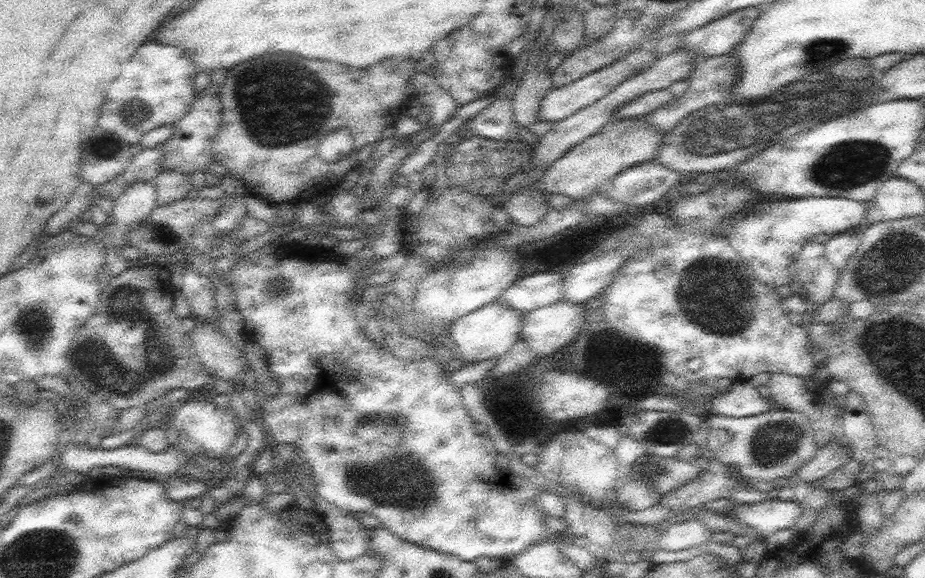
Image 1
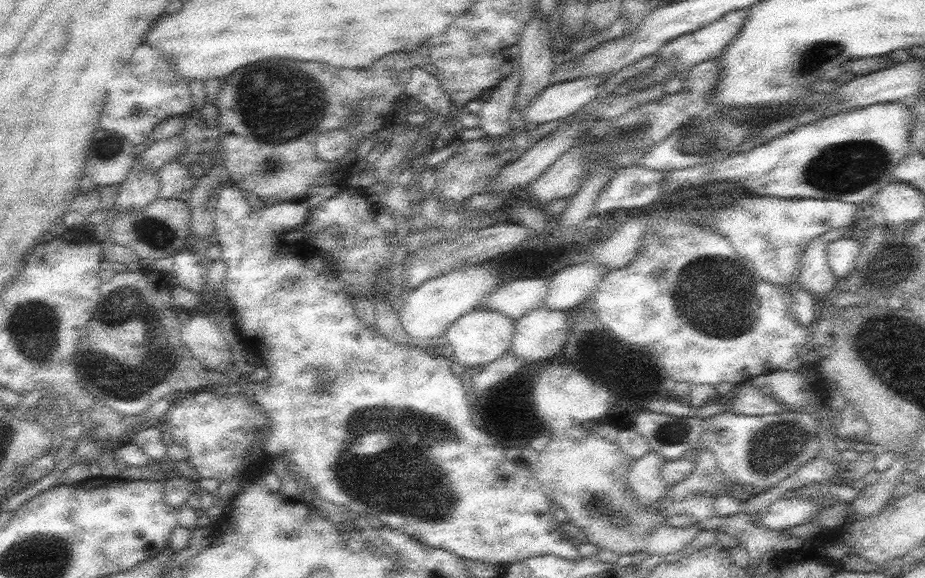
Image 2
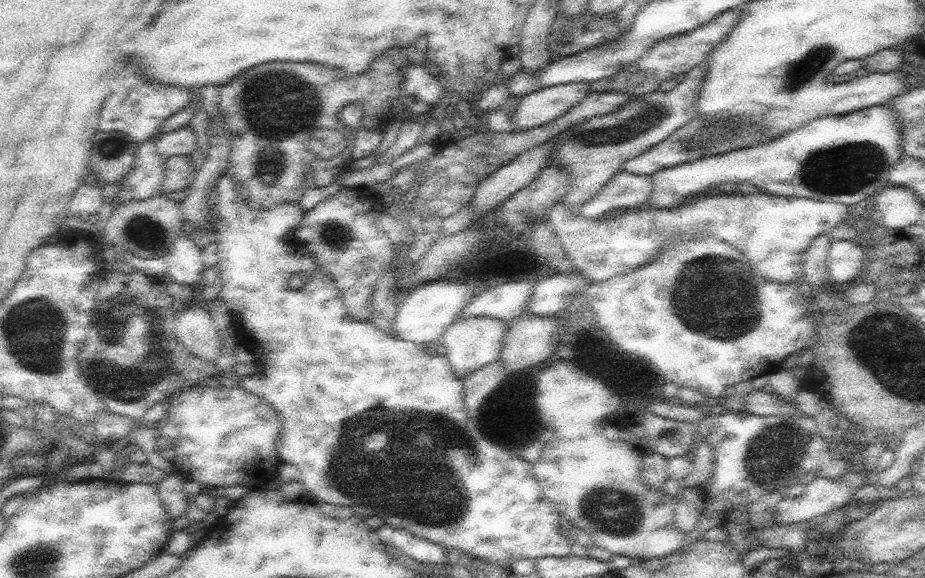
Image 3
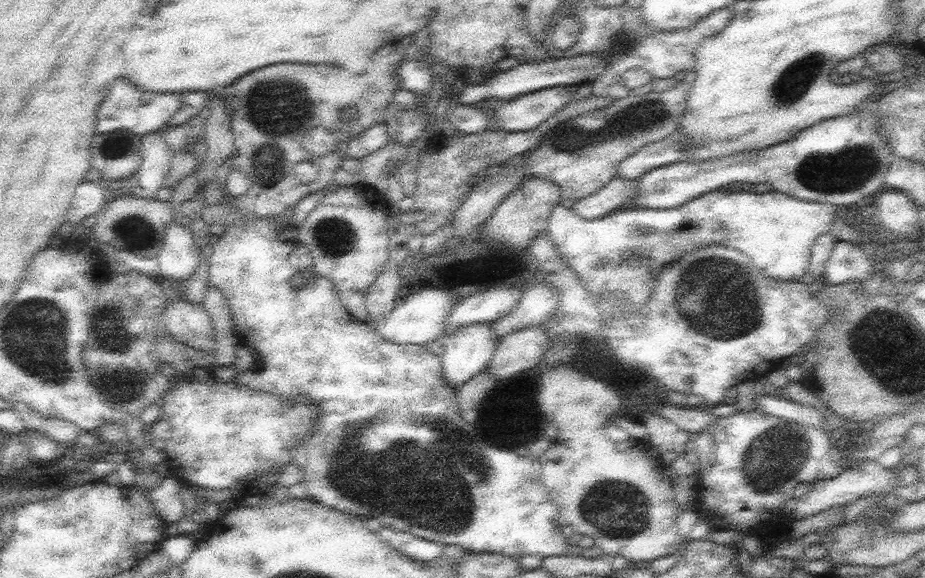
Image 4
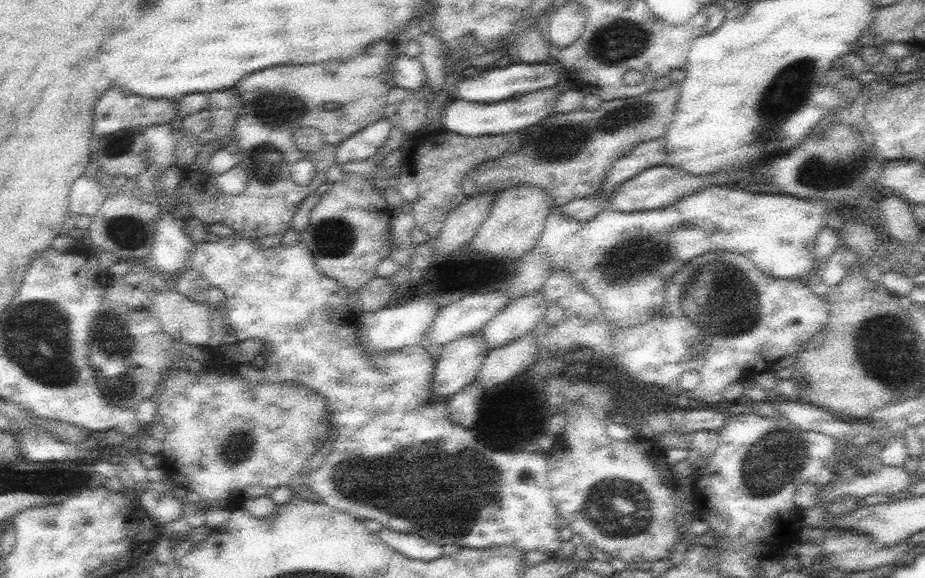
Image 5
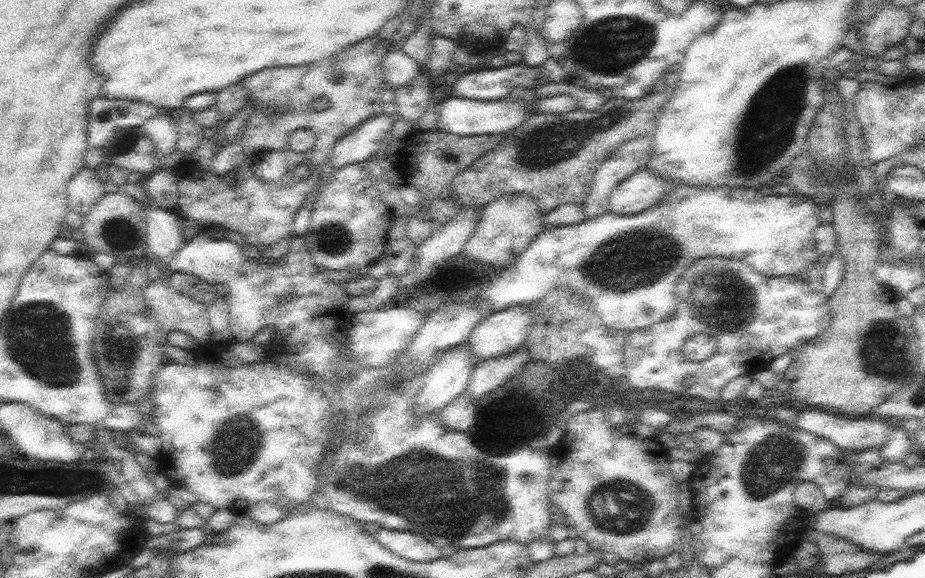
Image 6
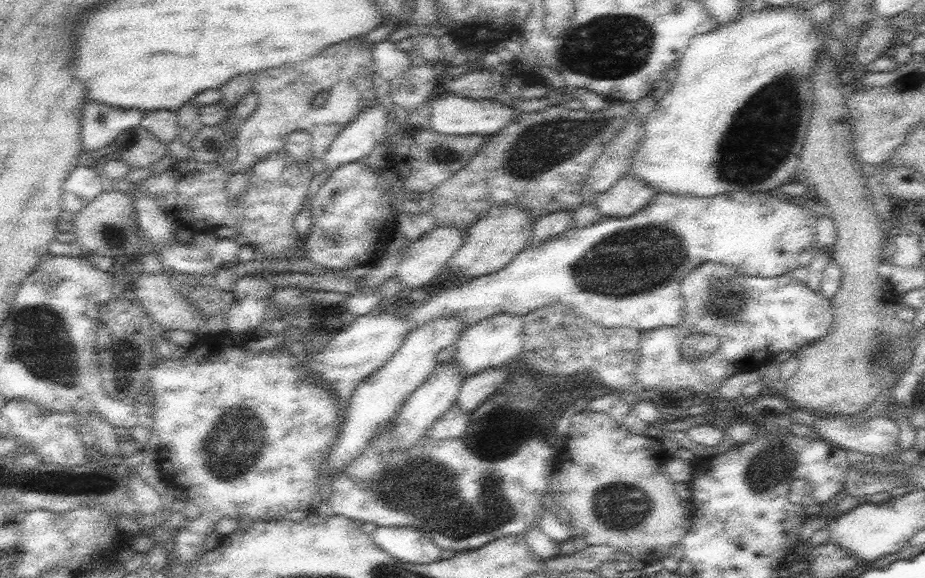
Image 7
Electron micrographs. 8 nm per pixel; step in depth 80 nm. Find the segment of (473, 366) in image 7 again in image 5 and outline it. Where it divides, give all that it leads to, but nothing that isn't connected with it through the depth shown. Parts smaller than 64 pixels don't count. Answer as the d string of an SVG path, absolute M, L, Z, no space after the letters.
M542 292L512 299L509 306L491 318L480 331L487 342L488 352L533 332L546 311L547 302Z

